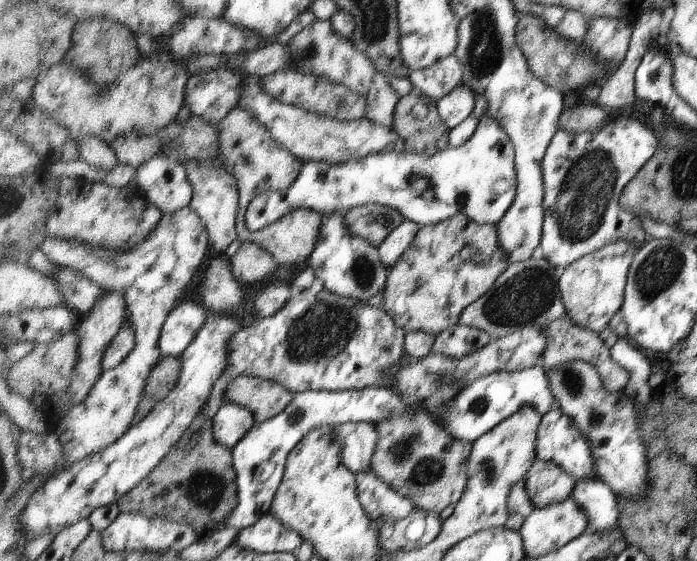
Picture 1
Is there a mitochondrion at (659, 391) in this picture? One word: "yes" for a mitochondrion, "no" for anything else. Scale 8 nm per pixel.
no

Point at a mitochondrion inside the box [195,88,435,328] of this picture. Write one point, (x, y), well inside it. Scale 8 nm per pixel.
(363, 270)

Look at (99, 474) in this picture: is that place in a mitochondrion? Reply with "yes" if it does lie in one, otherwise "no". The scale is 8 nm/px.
no

